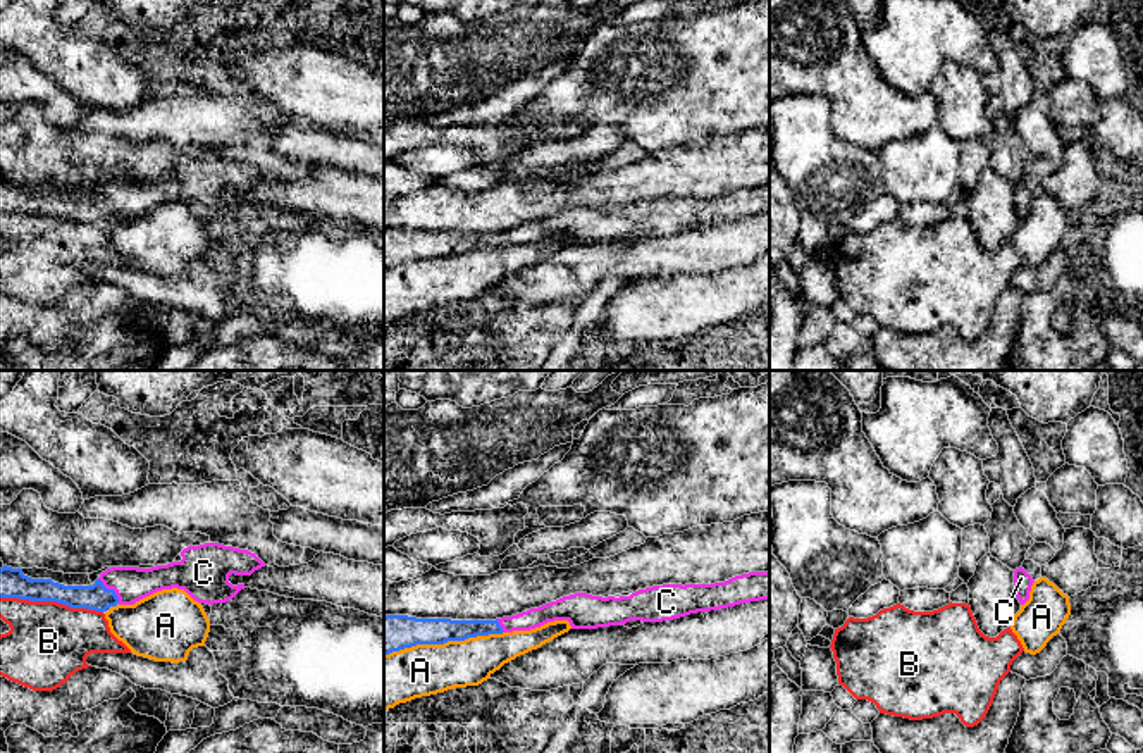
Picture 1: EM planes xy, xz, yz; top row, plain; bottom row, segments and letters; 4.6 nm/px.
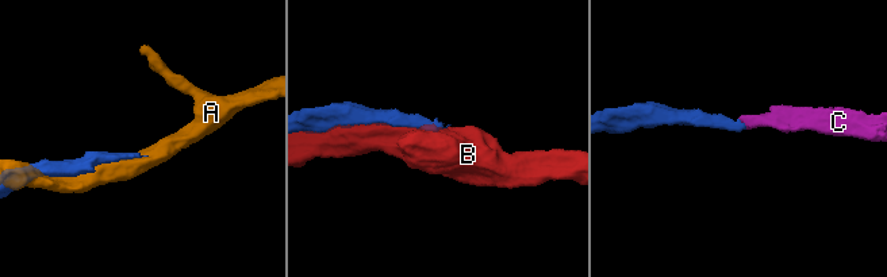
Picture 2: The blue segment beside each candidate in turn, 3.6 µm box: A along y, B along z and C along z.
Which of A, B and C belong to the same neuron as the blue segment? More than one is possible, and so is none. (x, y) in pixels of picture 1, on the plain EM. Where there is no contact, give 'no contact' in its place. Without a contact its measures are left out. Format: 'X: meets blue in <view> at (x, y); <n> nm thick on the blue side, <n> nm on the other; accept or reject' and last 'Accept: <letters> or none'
A: meets blue in xz at (443, 257); 180 nm thick on the blue side, 240 nm on the other; reject
B: meets blue in xy at (52, 214); 130 nm thick on the blue side, 380 nm on the other; reject
C: meets blue in xy at (111, 204); 120 nm thick on the blue side, 160 nm on the other; accept
Accept: C

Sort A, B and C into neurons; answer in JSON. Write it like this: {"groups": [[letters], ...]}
{"groups": [["A"], ["B"], ["C"]]}

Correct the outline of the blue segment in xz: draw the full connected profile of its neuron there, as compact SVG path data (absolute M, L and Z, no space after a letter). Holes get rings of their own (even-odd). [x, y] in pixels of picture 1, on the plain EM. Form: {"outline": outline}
{"outline": "M769 184L749 186L714 198L652 200L620 212L575 207L496 234L384 229L384 269L417 258L444 258L477 250L530 245L554 234L568 234L572 243L597 243L625 240L630 234L673 234L759 214L769 214Z"}

